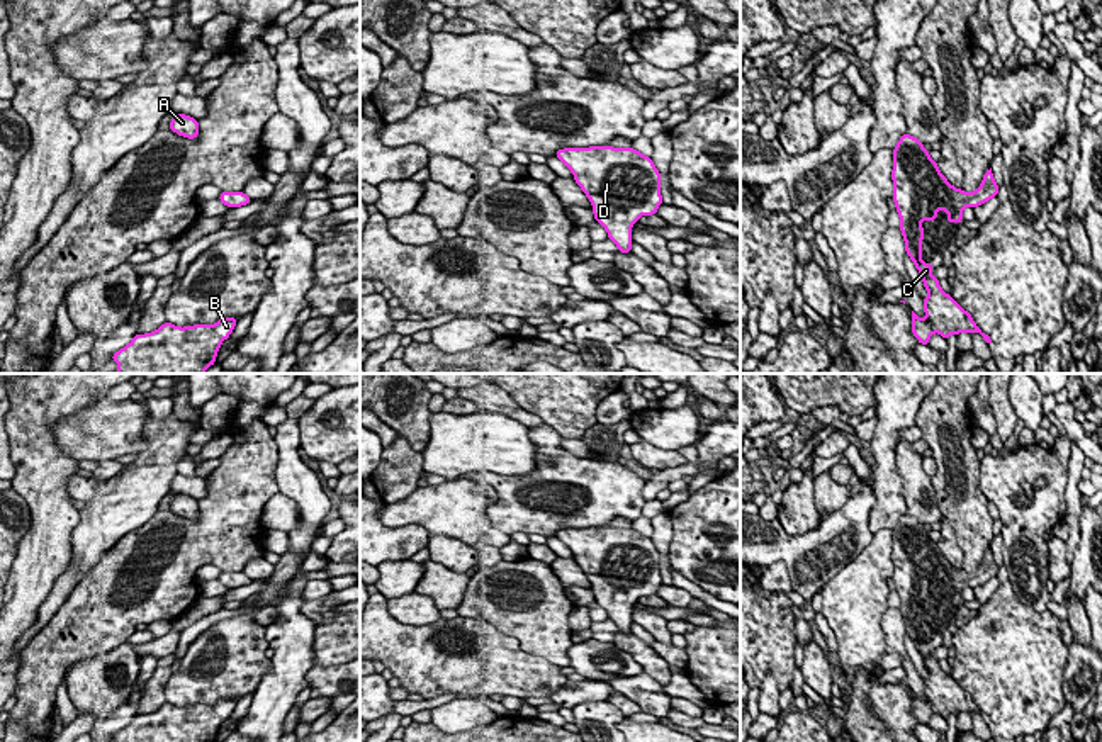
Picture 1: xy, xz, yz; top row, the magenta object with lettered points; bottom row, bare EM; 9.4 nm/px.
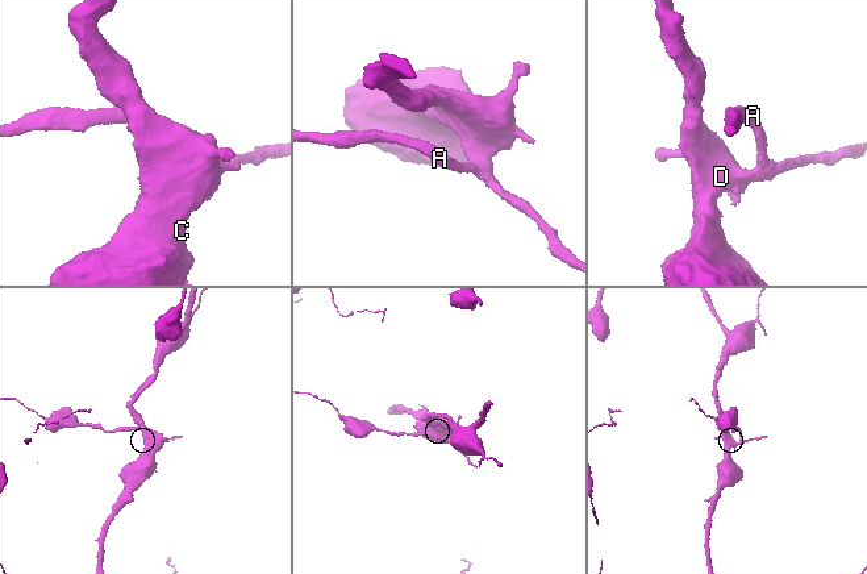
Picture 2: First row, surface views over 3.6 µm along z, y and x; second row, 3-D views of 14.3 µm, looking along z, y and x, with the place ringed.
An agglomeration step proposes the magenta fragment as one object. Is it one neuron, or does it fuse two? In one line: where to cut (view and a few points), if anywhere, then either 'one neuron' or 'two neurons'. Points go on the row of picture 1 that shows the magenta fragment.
no cut; one neuron

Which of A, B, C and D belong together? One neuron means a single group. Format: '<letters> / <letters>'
A B C D

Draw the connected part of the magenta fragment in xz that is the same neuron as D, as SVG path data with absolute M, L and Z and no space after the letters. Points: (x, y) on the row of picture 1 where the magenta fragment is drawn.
M564 148L555 156L572 171L576 183L593 204L593 214L621 253L632 253L632 226L640 216L652 216L662 204L661 173L649 156L633 148Z

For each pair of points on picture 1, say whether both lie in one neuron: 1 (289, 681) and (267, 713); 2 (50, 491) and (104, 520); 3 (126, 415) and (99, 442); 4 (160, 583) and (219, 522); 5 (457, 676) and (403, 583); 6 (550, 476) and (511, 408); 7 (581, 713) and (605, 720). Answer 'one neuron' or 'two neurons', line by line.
1: one neuron
2: two neurons
3: one neuron
4: one neuron
5: two neurons
6: two neurons
7: one neuron

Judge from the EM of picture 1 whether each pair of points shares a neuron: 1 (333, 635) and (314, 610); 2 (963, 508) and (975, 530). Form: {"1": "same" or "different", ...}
{"1": "same", "2": "same"}

